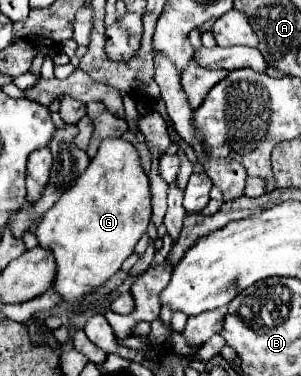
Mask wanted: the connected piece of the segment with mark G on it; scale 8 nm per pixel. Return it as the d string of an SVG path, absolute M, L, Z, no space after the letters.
M122 138L104 140L84 174L36 226L38 246L54 254L56 276L52 288L64 304L80 308L92 292L120 272L122 262L146 232L150 214L150 184L138 162L136 148Z

